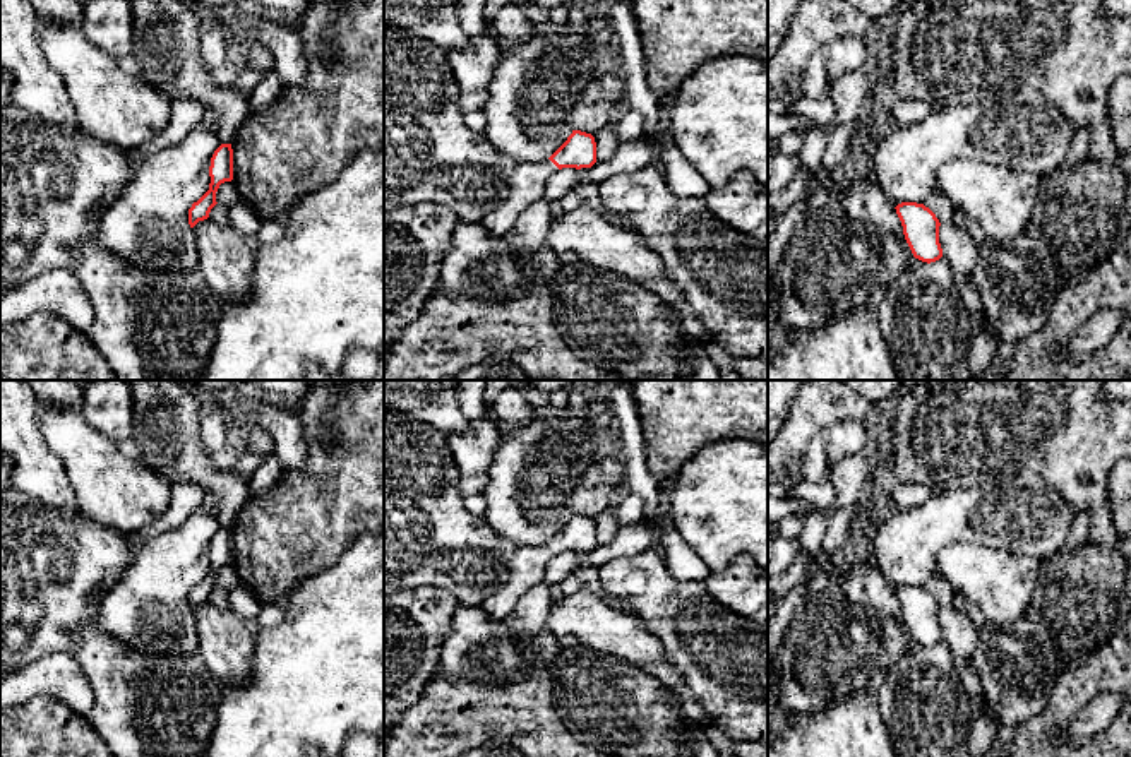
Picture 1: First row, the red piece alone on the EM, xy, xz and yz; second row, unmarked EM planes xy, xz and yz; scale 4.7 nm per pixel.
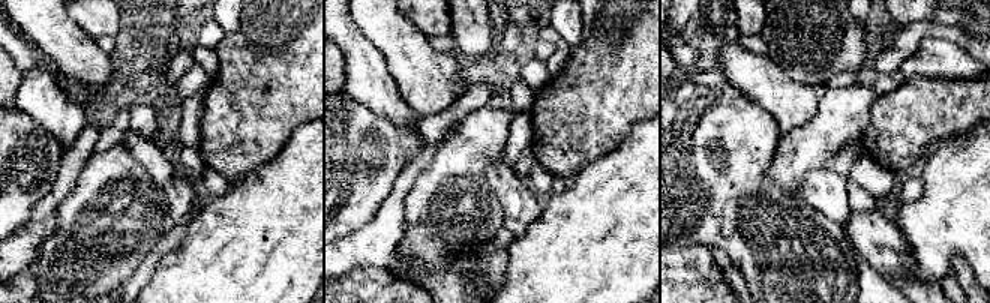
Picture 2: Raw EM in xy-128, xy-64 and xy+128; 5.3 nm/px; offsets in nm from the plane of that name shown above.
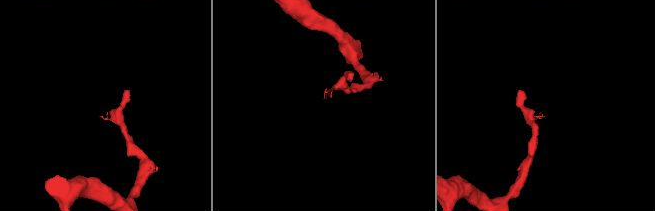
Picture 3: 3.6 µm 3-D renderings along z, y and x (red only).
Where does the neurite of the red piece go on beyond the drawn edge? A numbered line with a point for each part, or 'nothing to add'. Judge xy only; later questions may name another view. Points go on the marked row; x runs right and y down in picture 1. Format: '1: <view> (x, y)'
nothing to add

